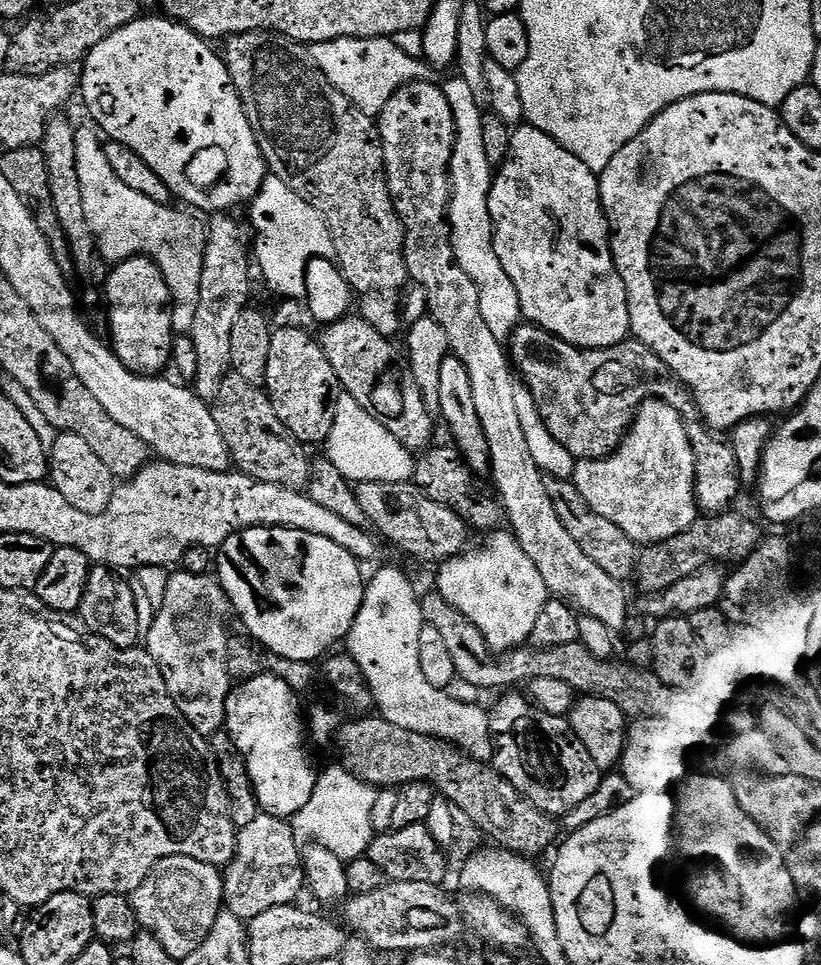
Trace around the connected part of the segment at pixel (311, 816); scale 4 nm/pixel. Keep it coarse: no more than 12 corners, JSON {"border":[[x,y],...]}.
{"border":[[343,766],[316,777],[294,828],[342,861],[373,838],[377,789]]}

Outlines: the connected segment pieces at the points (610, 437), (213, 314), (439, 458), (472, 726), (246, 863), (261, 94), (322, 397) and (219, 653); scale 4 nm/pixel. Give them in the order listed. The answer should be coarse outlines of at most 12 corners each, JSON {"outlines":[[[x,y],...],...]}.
{"outlines":[[[520,322],[506,351],[549,433],[581,460],[624,441],[640,404],[682,413],[696,506],[742,491],[727,439],[635,338],[579,348]],[[207,221],[194,391],[211,402],[231,369],[230,334],[249,307],[249,225]],[[455,446],[416,460],[414,482],[469,529],[505,523],[500,497]],[[380,568],[347,634],[379,715],[485,762],[488,712],[430,686],[421,597]],[[287,819],[236,833],[223,907],[245,922],[305,891]],[[311,51],[222,55],[271,175],[322,214],[359,315],[400,328],[379,123]],[[277,327],[263,387],[306,446],[334,430],[342,389],[315,335]],[[176,570],[146,633],[170,698],[206,738],[225,727],[215,575]]]}

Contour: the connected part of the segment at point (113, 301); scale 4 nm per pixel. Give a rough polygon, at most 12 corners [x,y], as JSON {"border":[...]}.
{"border":[[151,256],[104,284],[110,347],[139,376],[172,359],[174,301]]}

